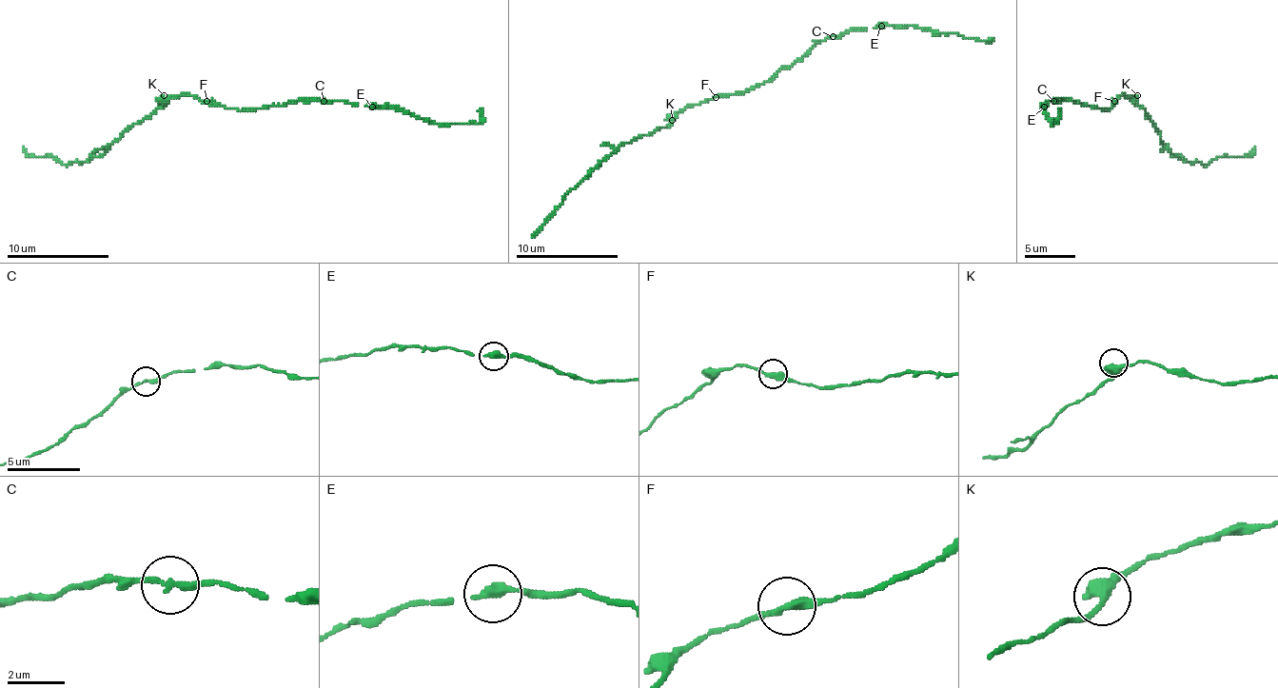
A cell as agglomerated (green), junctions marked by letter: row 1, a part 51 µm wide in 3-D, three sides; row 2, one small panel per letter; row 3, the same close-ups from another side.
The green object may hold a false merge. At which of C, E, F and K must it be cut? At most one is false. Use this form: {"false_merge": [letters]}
{"false_merge": []}

